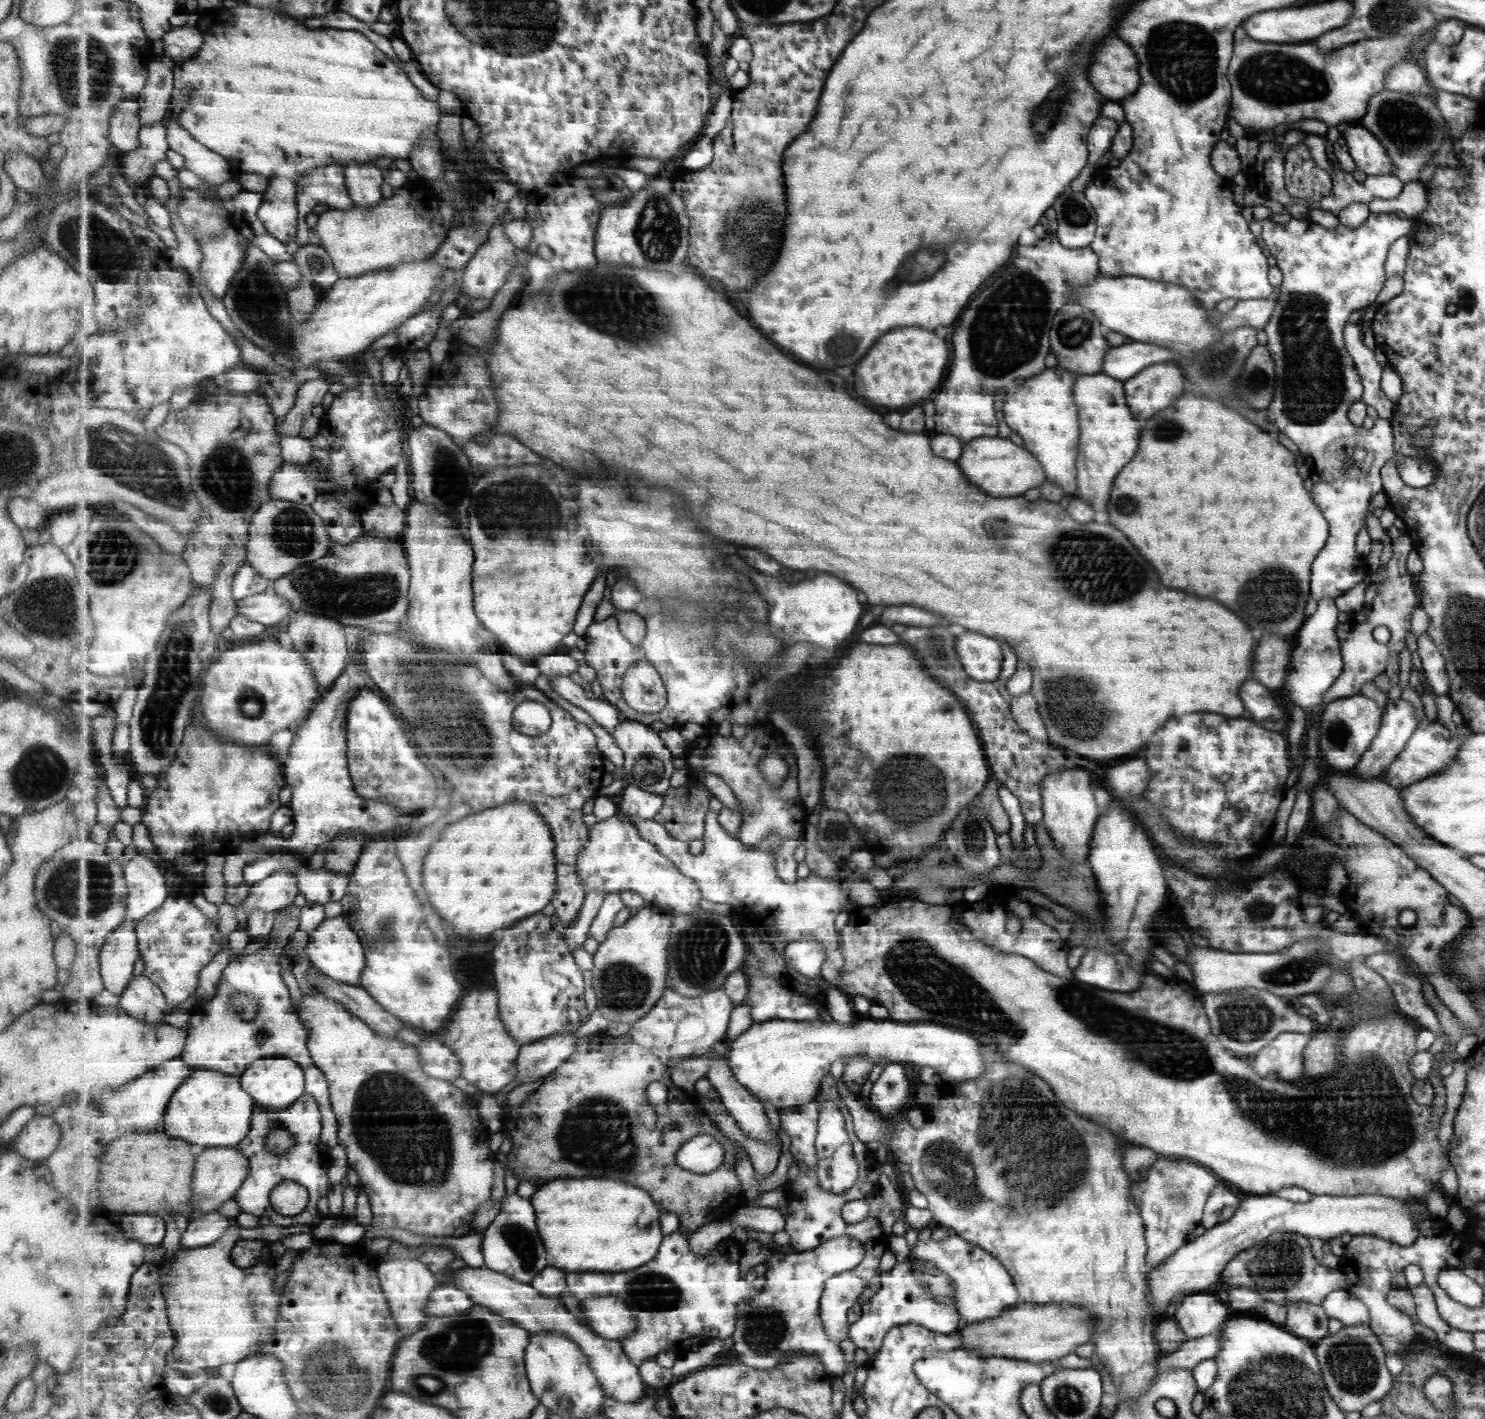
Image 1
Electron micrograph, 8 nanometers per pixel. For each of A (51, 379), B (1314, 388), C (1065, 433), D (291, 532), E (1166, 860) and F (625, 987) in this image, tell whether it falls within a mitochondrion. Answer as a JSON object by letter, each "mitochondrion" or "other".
{"A":"other","B":"mitochondrion","C":"other","D":"mitochondrion","E":"other","F":"mitochondrion"}

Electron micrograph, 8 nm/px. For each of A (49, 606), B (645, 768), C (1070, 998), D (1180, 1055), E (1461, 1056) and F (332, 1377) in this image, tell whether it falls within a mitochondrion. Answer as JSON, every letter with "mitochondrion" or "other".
{"A":"mitochondrion","B":"mitochondrion","C":"mitochondrion","D":"mitochondrion","E":"other","F":"mitochondrion"}

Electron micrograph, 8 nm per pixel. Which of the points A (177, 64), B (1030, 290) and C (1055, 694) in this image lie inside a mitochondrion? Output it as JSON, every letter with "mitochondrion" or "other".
{"A":"other","B":"mitochondrion","C":"mitochondrion"}

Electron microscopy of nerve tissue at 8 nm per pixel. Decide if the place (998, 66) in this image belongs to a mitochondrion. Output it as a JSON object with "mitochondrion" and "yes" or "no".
{"mitochondrion":"no"}

